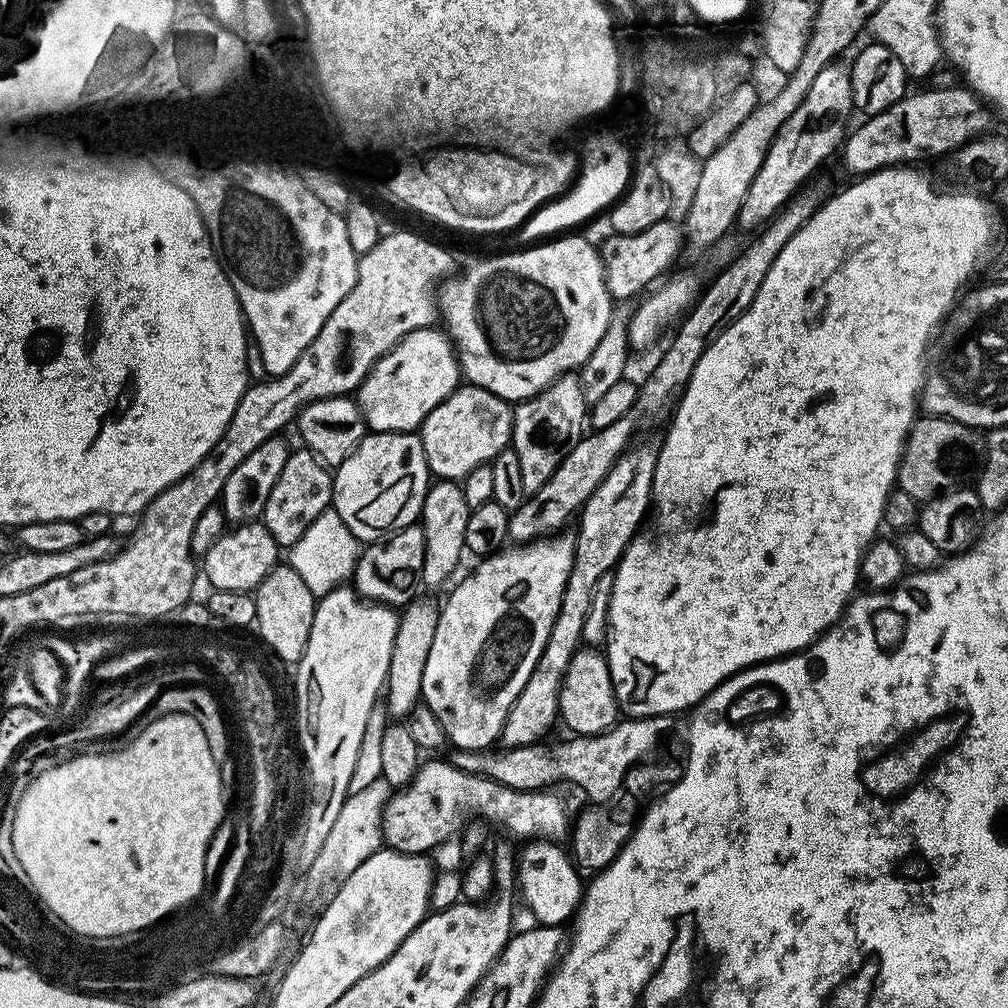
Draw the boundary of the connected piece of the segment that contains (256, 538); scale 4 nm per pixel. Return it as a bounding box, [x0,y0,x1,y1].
[202,522,282,593]

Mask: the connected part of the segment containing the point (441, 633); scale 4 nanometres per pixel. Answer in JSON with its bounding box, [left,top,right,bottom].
[422,534,576,753]

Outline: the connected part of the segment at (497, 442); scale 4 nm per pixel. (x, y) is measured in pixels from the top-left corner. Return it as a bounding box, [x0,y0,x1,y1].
[418,383,513,482]

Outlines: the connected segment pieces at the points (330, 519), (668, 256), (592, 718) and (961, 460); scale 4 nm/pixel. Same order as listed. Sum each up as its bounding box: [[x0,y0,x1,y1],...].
[[286,506,361,598],[599,218,682,301],[558,646,621,736],[896,415,985,502]]

